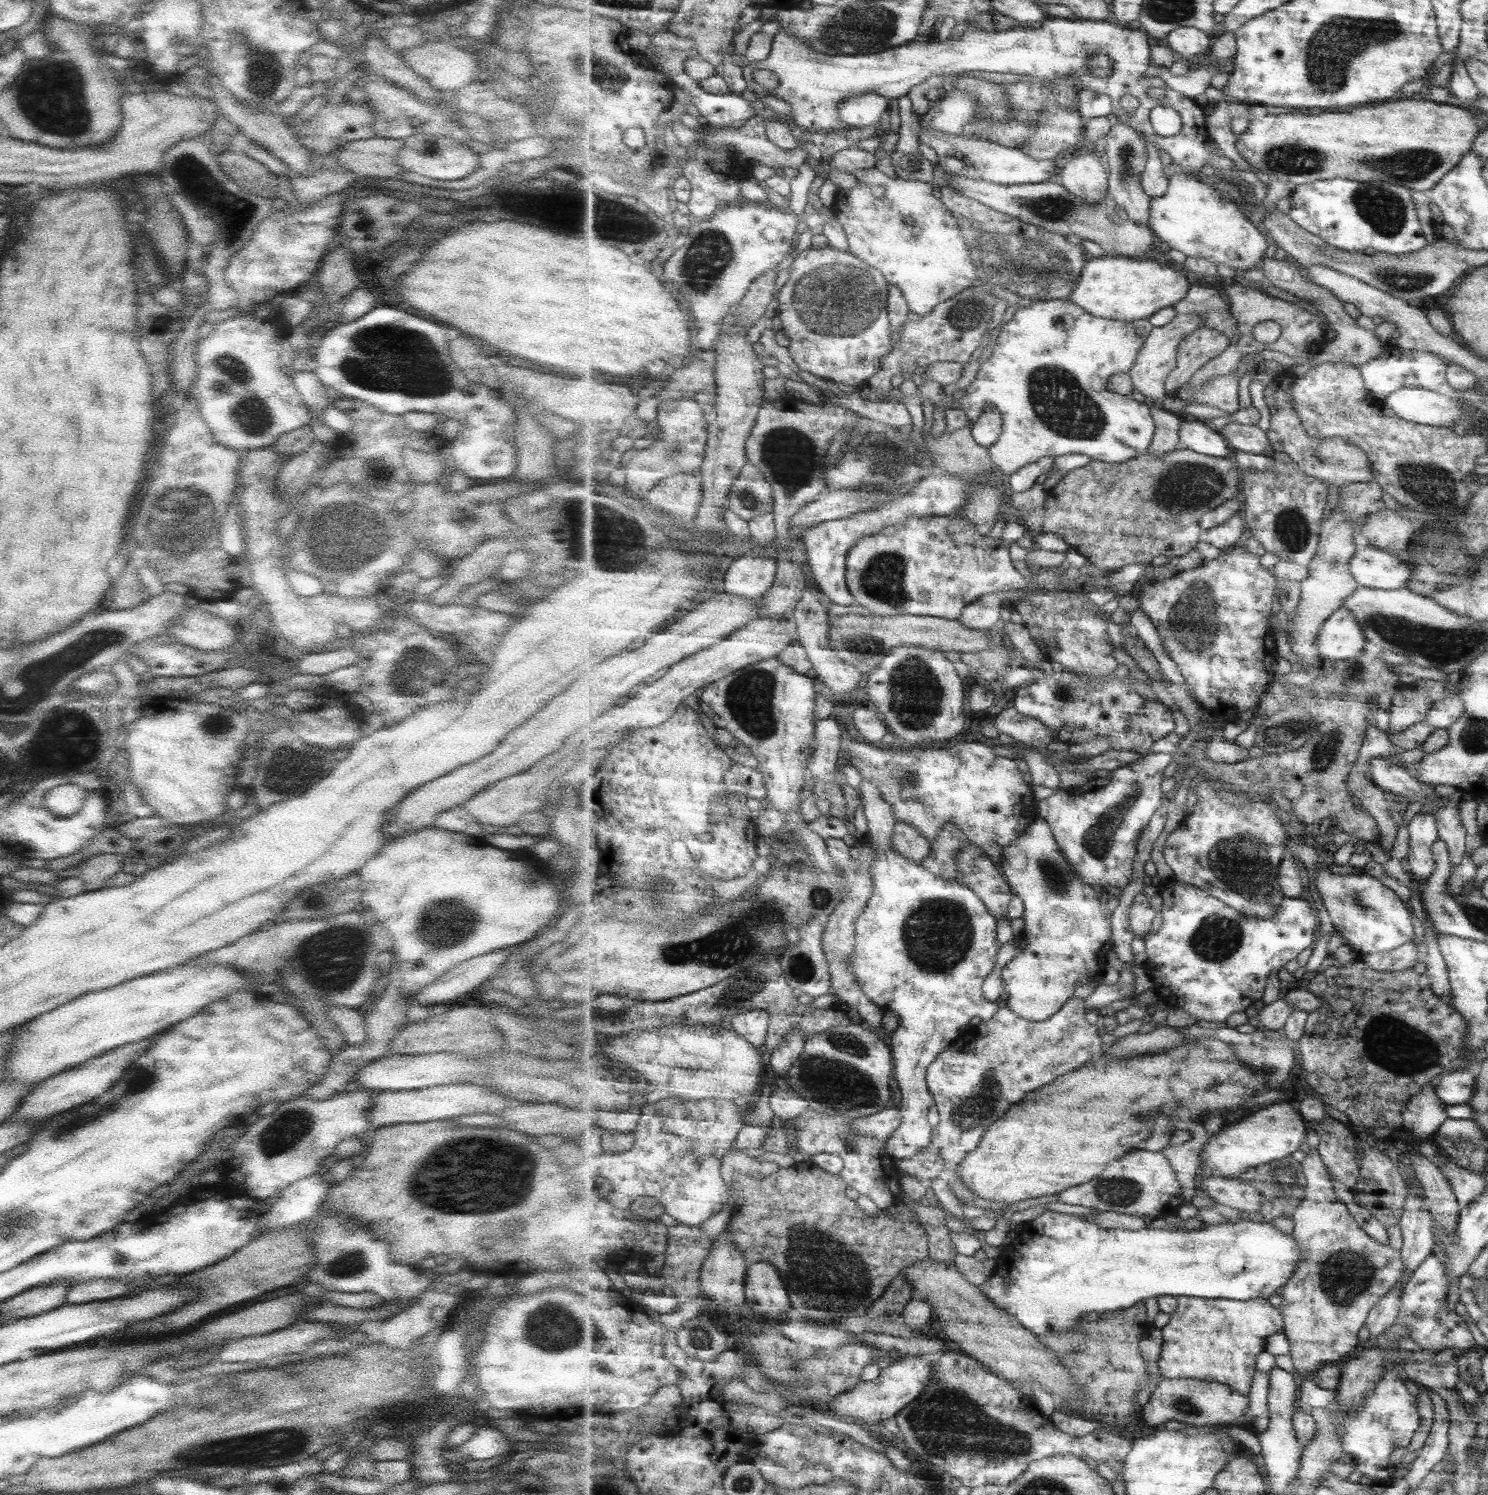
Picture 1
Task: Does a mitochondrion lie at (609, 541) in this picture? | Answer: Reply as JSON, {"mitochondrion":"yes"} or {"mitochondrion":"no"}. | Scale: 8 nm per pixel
{"mitochondrion":"yes"}

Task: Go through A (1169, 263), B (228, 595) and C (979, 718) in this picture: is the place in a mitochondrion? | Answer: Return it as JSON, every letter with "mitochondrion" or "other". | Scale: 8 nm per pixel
{"A":"other","B":"other","C":"other"}

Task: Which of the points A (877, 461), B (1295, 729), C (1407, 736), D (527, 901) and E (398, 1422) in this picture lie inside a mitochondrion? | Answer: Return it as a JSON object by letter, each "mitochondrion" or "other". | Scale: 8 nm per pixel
{"A":"mitochondrion","B":"mitochondrion","C":"other","D":"other","E":"mitochondrion"}

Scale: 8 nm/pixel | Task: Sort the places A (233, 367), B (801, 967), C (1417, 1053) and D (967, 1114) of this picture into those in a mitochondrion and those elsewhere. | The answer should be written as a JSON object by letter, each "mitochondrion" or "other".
{"A":"mitochondrion","B":"mitochondrion","C":"mitochondrion","D":"mitochondrion"}

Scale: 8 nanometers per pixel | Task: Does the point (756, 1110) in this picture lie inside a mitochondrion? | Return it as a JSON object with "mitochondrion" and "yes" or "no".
{"mitochondrion":"no"}

